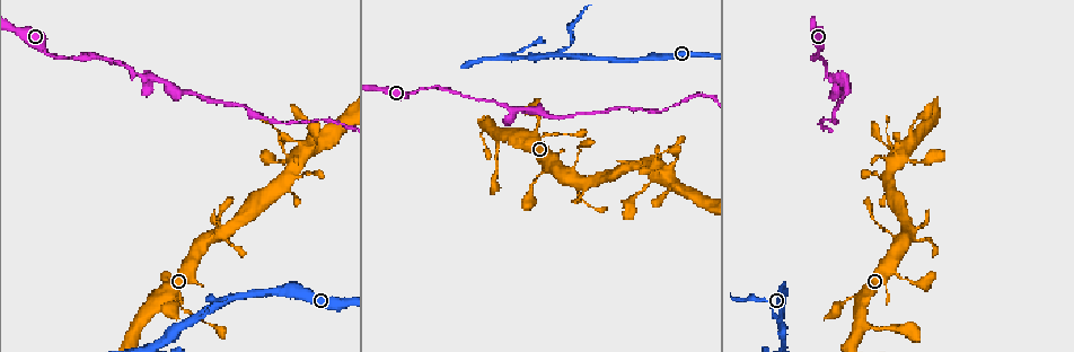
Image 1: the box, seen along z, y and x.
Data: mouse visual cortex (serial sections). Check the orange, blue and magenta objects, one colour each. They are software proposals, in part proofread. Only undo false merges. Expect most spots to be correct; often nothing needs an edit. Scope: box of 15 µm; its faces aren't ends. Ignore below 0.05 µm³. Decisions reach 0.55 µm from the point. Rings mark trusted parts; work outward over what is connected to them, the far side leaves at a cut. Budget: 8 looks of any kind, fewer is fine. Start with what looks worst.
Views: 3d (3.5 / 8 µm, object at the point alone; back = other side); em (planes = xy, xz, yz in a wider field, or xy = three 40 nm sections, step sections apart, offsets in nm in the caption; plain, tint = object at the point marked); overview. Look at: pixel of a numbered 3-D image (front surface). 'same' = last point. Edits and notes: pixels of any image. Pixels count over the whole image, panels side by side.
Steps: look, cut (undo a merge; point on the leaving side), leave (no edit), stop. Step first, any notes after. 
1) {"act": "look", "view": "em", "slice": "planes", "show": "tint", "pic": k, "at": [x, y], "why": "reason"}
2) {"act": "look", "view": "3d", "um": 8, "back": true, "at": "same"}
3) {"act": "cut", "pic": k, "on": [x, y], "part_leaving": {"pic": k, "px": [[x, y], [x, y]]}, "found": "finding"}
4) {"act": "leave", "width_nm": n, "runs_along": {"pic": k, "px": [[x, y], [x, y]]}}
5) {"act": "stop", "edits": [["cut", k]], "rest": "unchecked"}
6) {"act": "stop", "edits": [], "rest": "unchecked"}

{"act": "look", "view": "3d", "um": 8, "pic": 1, "at": [197, 314], "why": "three arms meet"}

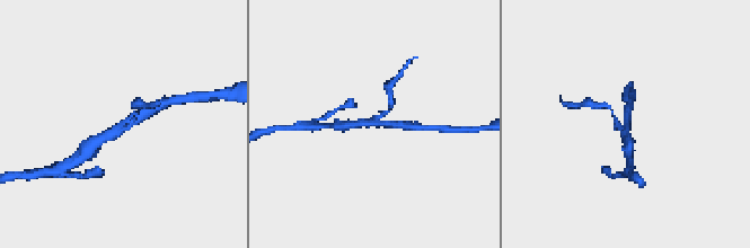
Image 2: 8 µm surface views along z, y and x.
{"act": "look", "view": "3d", "um": 3.5, "pic": 2, "at": [377, 122], "why": "zoom in"}

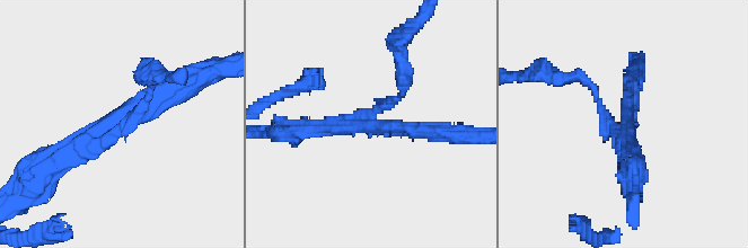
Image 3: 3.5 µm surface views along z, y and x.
{"act": "leave", "arm_widths_nm": [150, 250, 250], "runs_along": {"pic": 3, "px": [[178, 82], [50, 166]]}, "found": "continuous, no second cell"}

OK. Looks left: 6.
{"act": "look", "view": "em", "slice": "xy", "step": 5, "show": "tint", "pic": 1, "at": [834, 79], "why": "a fork"}

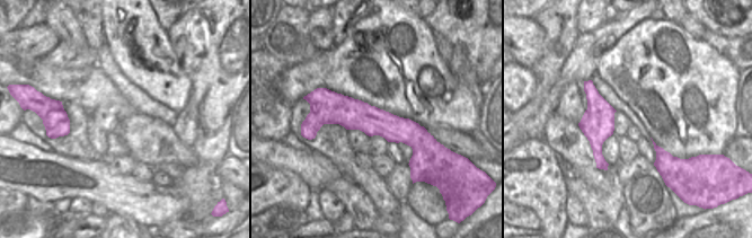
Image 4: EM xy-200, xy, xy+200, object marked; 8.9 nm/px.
{"act": "look", "view": "3d", "um": 3.5, "at": "same", "why": "wider look"}

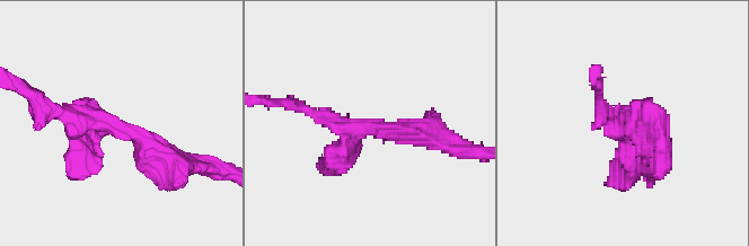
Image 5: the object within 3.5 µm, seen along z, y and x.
{"act": "leave", "runs_along": {"pic": 4, "px": [[318, 112], [348, 112], [432, 141]]}, "found": "all the same cell"}

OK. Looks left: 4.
{"act": "look", "view": "3d", "um": 3.5, "pic": 1, "at": [542, 136], "why": "a narrow waist"}

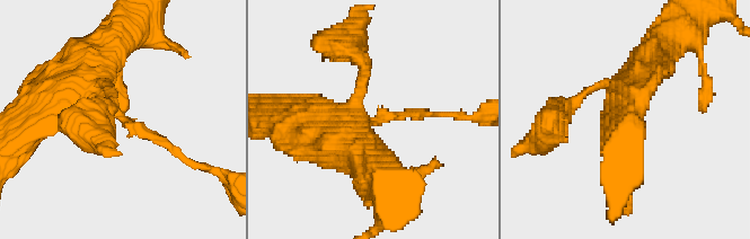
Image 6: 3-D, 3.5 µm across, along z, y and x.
{"act": "look", "view": "em", "slice": "planes", "show": "tint", "pic": 6, "at": [117, 113], "arm_widths_nm": [150, 500]}

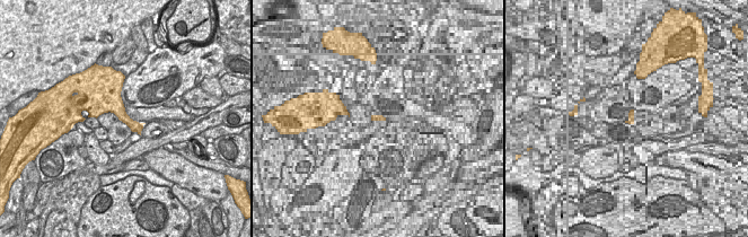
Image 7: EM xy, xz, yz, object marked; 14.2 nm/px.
{"act": "leave", "found": "continuous, no second cell"}

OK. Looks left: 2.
{"act": "stop", "edits": [], "rest": "unchecked"}

